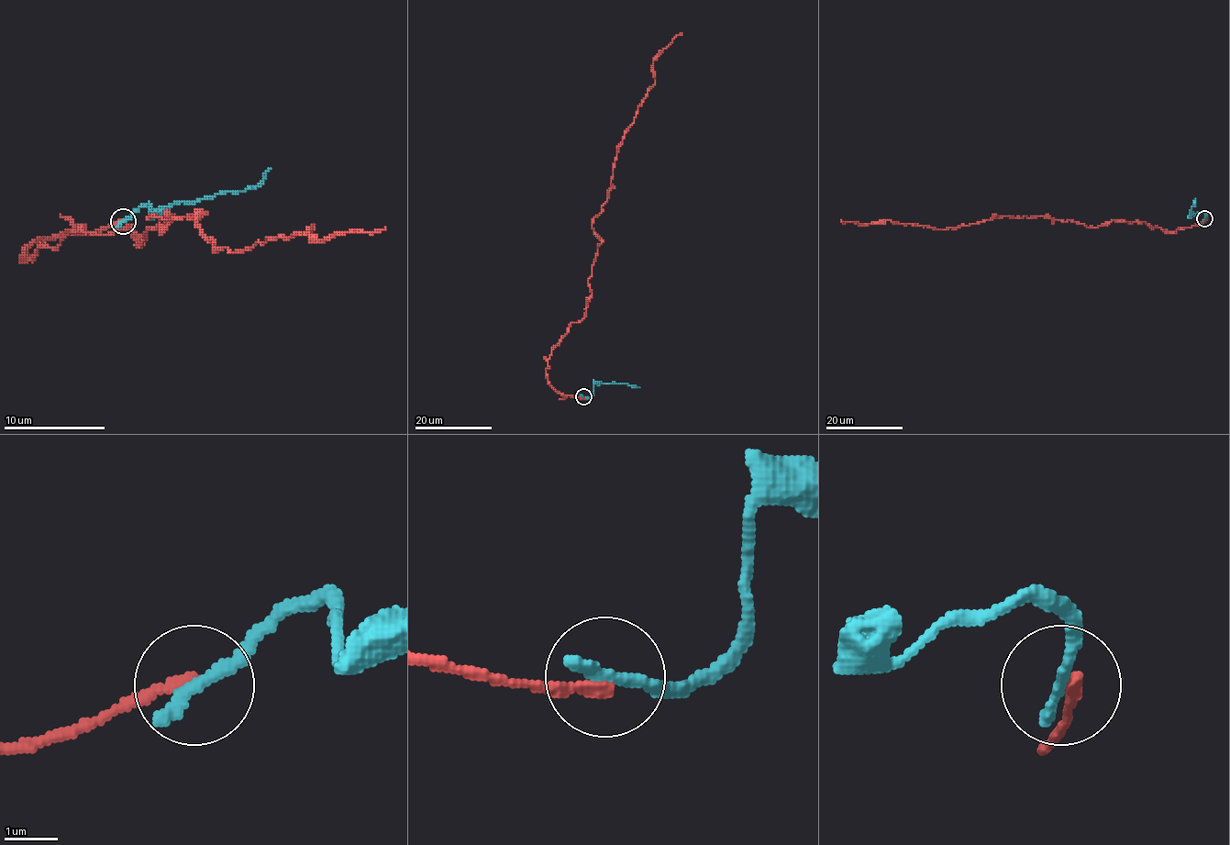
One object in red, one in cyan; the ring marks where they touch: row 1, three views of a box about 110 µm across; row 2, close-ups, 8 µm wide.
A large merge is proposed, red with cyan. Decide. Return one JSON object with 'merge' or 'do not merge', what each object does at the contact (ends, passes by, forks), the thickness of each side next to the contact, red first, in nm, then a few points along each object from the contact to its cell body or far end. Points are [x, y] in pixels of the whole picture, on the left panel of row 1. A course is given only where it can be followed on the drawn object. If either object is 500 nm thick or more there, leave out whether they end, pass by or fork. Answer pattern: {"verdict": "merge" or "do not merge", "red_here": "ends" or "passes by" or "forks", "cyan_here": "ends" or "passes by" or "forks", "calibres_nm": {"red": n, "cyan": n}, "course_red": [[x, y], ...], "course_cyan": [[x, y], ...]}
{"verdict": "do not merge", "red_here": "ends", "cyan_here": "ends", "calibres_nm": {"red": 220, "cyan": 300}, "course_red": [[124, 222], [27, 260], [75, 232], [141, 247], [171, 219], [147, 216], [233, 252], [385, 227]], "course_cyan": [[124, 222], [141, 206], [149, 206], [151, 216], [167, 209], [227, 192], [253, 189], [271, 169]]}

